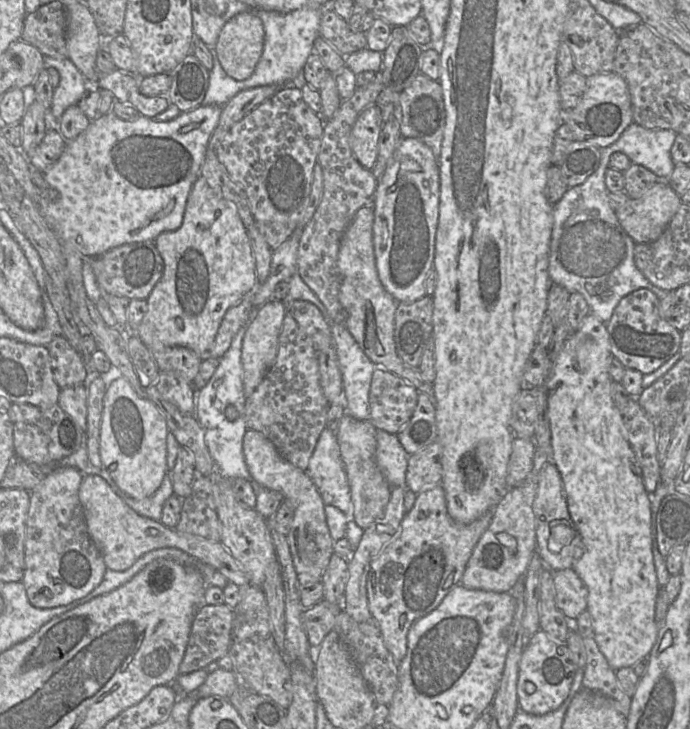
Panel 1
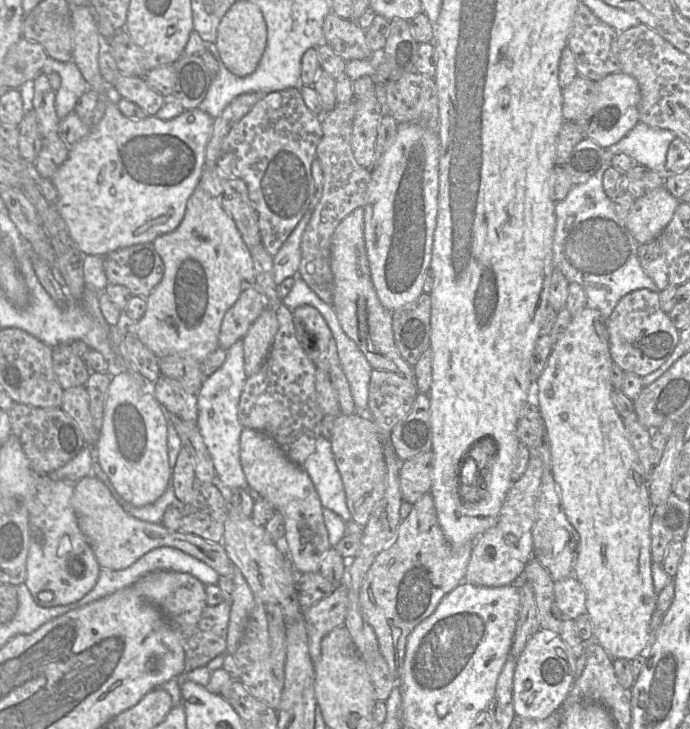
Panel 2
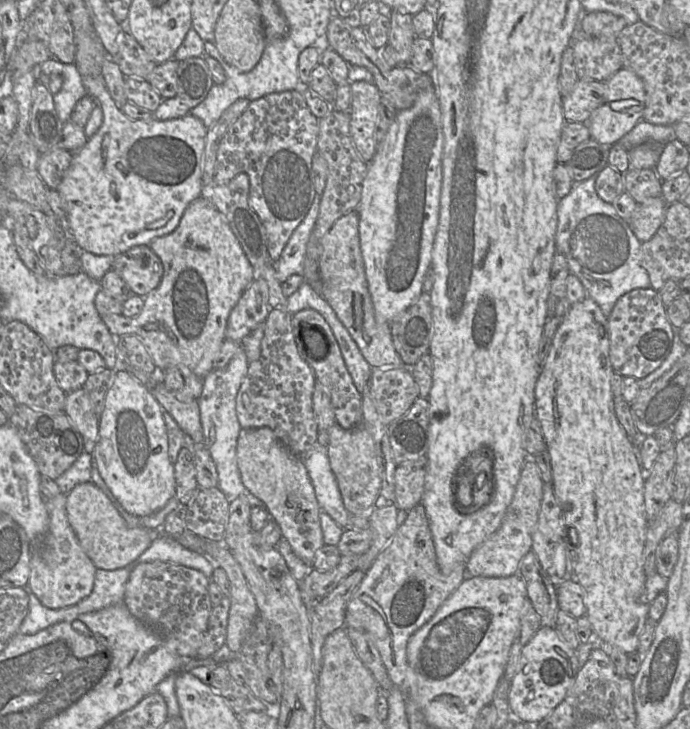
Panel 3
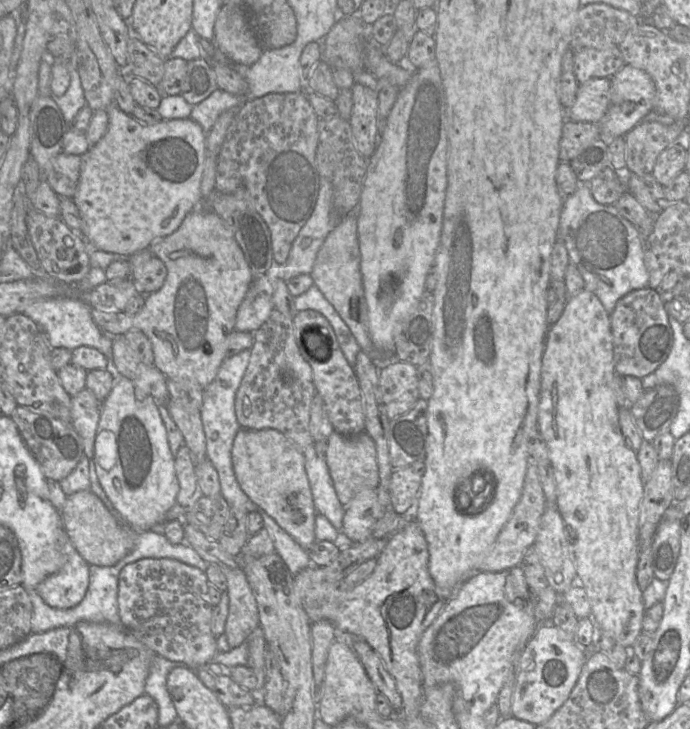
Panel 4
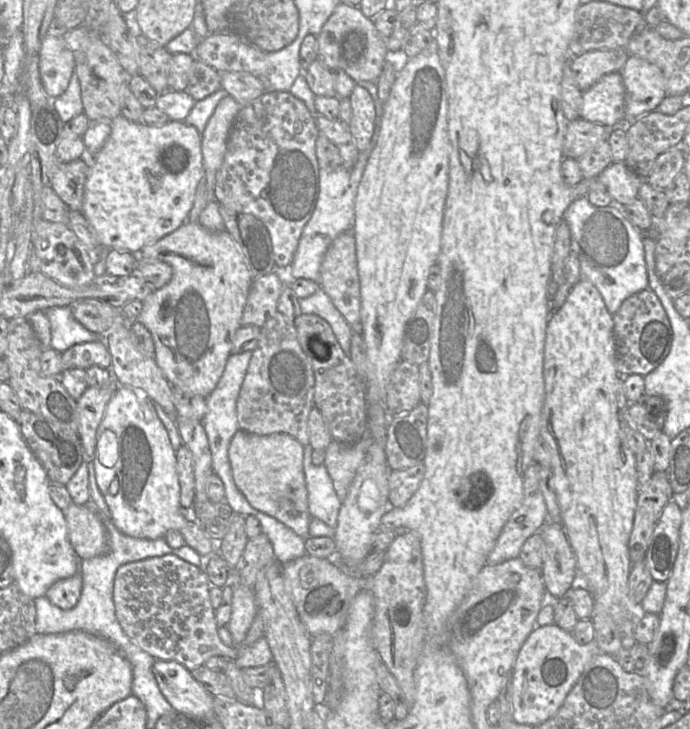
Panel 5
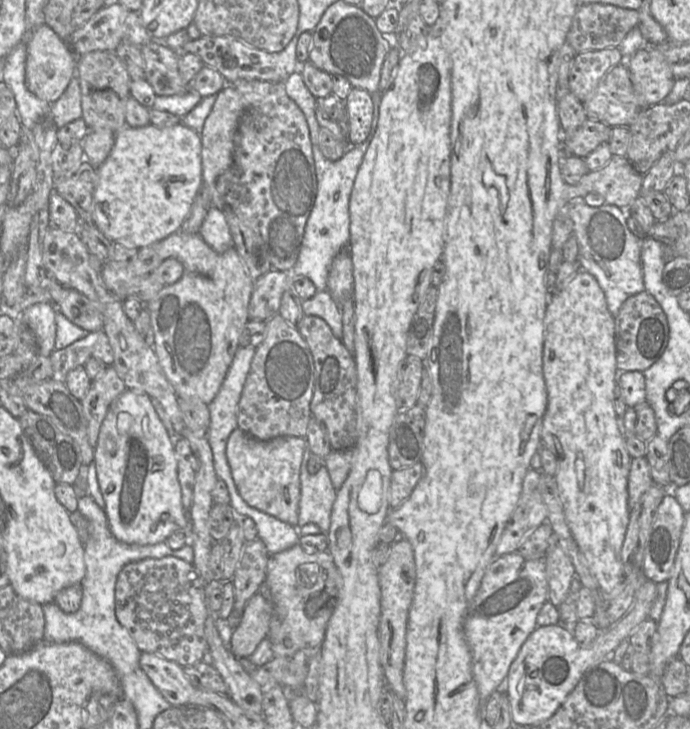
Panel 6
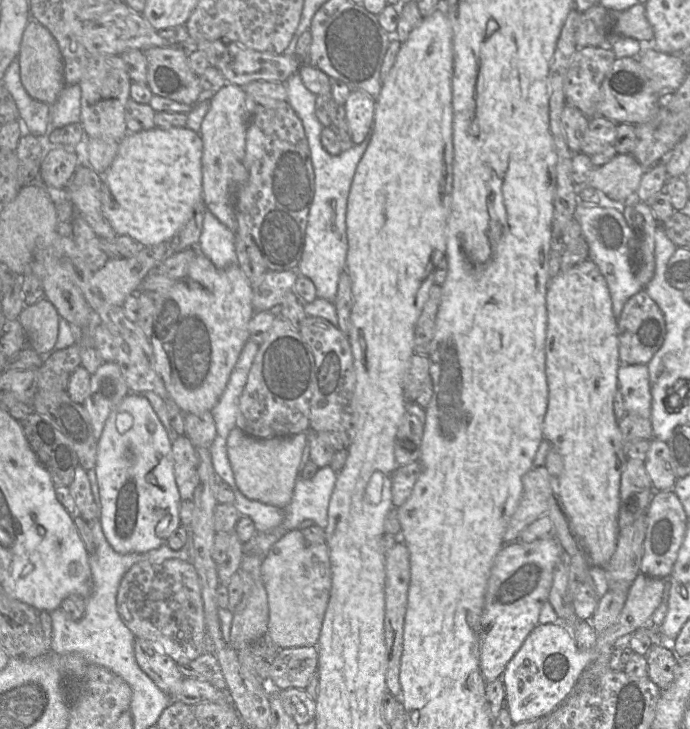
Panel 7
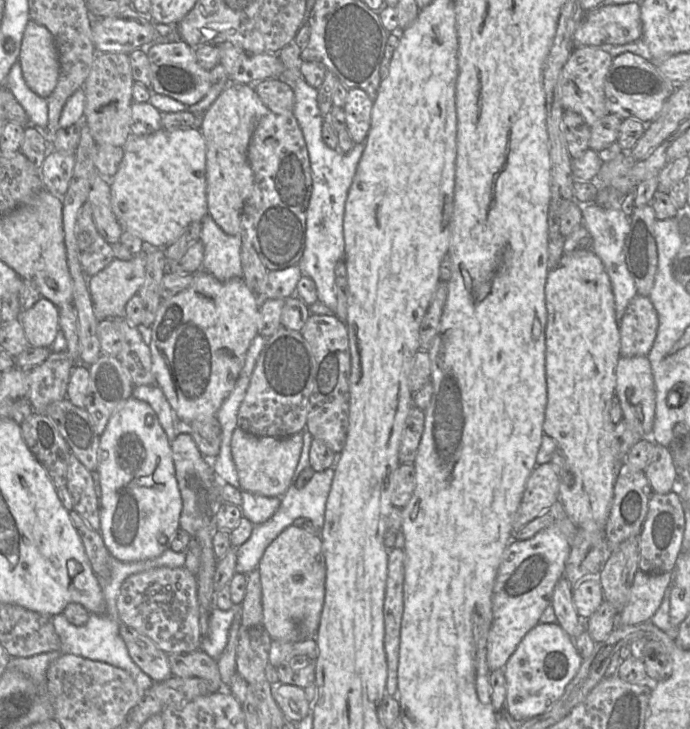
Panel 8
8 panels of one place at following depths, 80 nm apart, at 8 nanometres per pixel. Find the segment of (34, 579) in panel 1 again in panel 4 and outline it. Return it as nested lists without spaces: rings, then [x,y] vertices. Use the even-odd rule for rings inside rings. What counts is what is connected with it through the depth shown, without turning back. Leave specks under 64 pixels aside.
[[[64,530],[64,565],[35,588],[46,604],[59,609],[75,607],[89,585],[89,565],[73,546]]]

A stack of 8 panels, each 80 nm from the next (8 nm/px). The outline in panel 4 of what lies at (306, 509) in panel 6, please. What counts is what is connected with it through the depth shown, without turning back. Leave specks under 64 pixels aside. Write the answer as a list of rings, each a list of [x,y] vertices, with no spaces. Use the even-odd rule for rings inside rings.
[[[314,444],[303,450],[303,454],[316,512],[325,516],[337,530],[341,530],[345,507],[337,497],[325,458],[317,455]]]

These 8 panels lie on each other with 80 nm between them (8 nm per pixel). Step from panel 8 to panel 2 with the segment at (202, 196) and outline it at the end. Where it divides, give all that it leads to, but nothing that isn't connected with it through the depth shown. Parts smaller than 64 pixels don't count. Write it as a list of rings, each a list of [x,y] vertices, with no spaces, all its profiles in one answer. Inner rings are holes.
[[[72,6],[70,15],[73,29],[72,61],[79,68],[89,88],[99,95],[106,95],[108,100],[100,122],[91,127],[90,133],[84,139],[70,147],[67,159],[50,180],[58,193],[56,209],[77,247],[85,255],[106,256],[121,248],[153,243],[157,237],[170,233],[179,226],[187,202],[200,183],[214,119],[199,108],[185,110],[171,120],[161,120],[154,116],[144,119],[125,117],[117,106],[117,98],[99,70],[99,55],[105,46],[90,6]]]

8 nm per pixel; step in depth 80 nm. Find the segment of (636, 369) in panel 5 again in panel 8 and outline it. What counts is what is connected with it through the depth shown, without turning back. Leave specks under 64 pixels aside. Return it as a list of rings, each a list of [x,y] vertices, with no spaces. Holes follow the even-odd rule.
[[[637,294],[628,304],[619,328],[622,357],[647,356],[656,338],[658,315],[649,296]]]

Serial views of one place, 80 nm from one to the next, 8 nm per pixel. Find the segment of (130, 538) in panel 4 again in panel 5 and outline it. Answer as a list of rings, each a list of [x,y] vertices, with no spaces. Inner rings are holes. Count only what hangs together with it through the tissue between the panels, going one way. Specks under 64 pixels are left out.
[[[71,503],[62,509],[68,527],[68,536],[78,557],[93,558],[108,551],[108,533],[100,518],[85,504]]]

